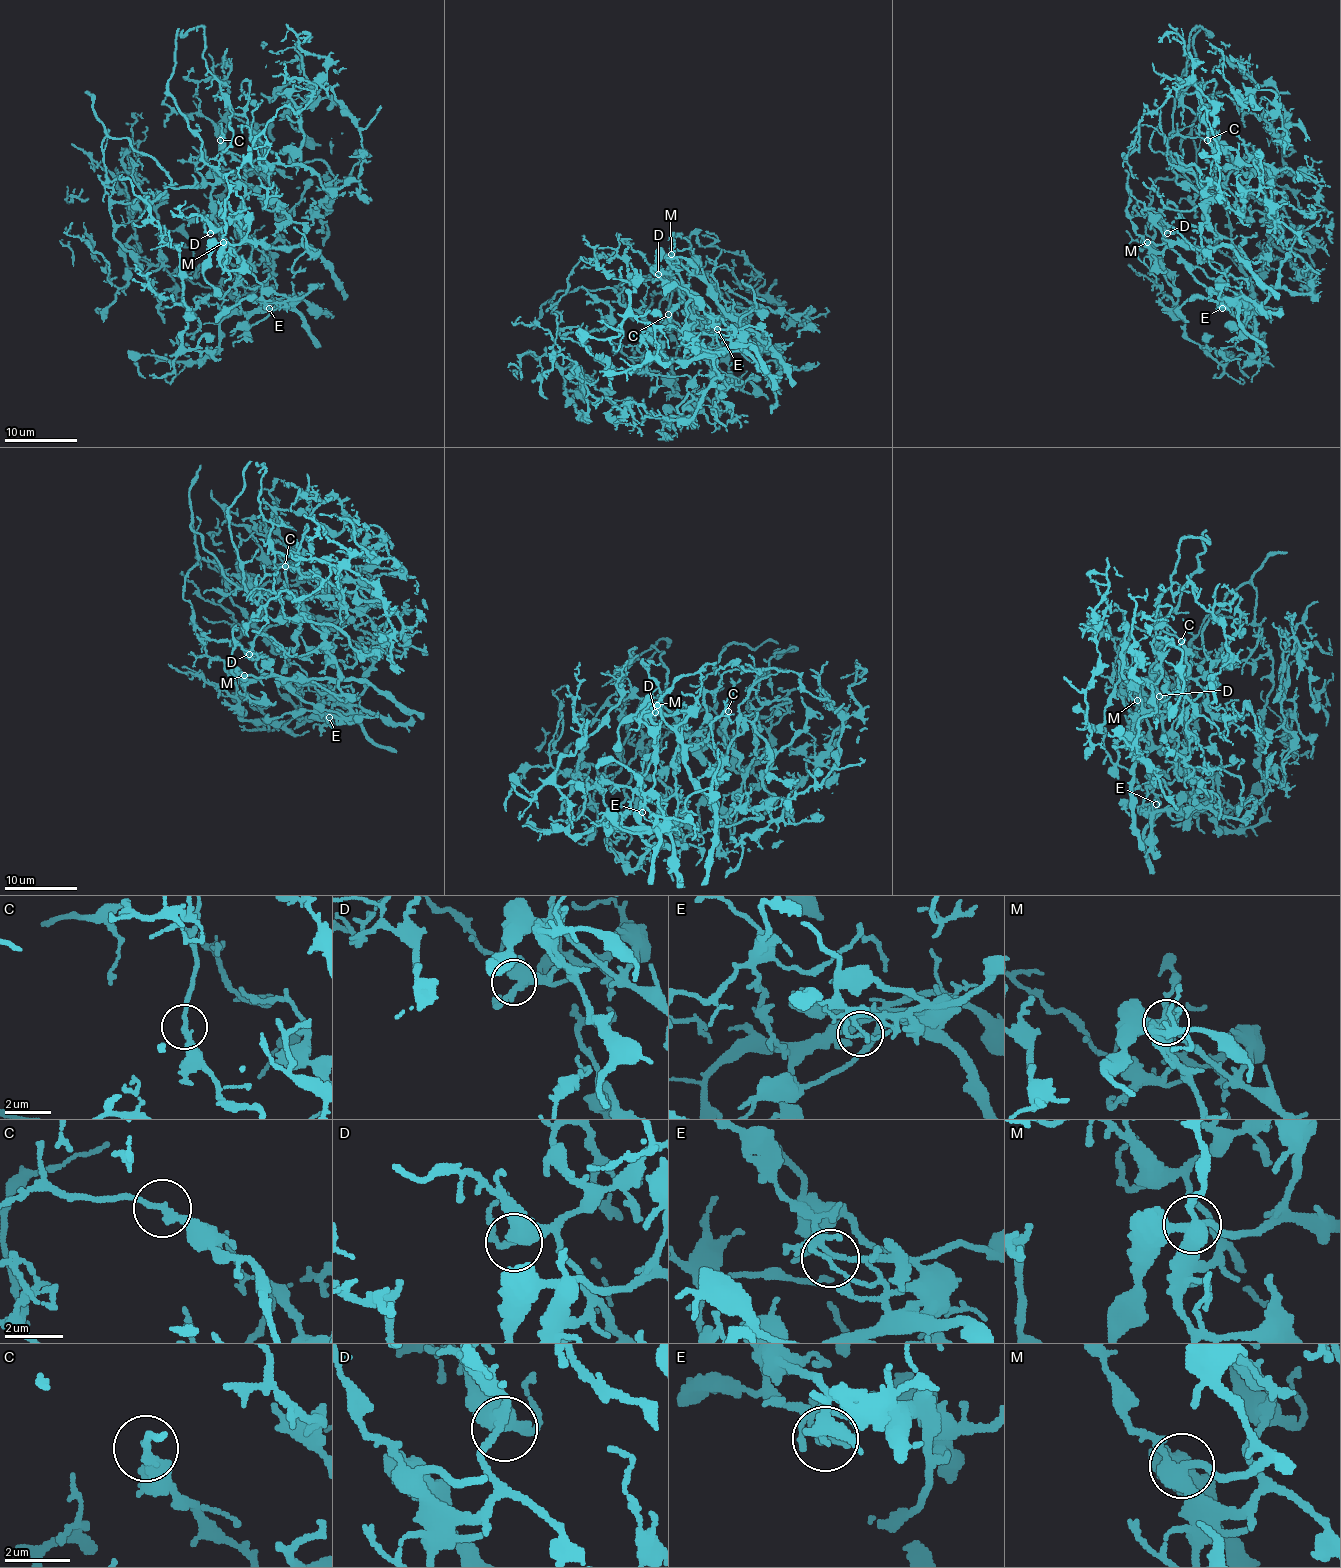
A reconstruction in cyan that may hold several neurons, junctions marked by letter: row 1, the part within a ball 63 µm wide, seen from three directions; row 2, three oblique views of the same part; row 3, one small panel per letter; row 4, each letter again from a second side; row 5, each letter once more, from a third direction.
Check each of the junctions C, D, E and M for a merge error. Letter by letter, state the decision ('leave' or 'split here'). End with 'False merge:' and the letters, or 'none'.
C: leave
D: leave
E: split here
M: split here
False merge: E, M

